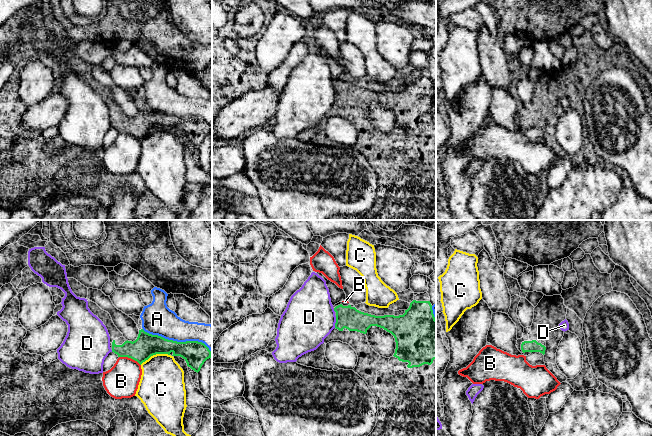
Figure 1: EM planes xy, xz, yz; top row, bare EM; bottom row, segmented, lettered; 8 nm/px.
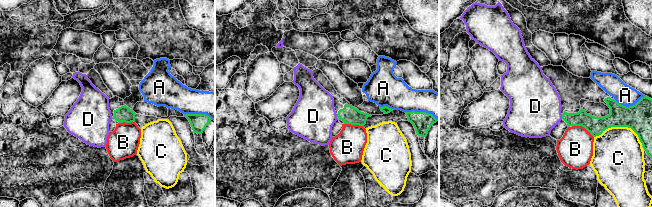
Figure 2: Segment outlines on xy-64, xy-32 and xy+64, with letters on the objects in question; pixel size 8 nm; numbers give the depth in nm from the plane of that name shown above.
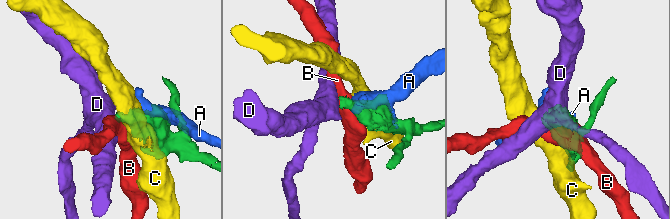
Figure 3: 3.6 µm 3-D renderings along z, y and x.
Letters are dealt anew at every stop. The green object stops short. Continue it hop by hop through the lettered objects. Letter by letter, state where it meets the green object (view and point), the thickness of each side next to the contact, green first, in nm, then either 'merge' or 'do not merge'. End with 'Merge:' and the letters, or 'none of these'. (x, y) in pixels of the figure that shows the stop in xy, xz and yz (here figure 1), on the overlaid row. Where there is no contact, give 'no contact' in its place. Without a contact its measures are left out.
A: meets green in xy at (176, 341); 200 nm thick on the green side, 260 nm on the other; do not merge
B: meets green in xy at (130, 357); 190 nm thick on the green side, 280 nm on the other; do not merge
C: meets green in xy at (154, 354); 190 nm thick on the green side, 360 nm on the other; do not merge
D: meets green in xz at (336, 322); 180 nm thick on the green side, 400 nm on the other; do not merge
Merge: none of these

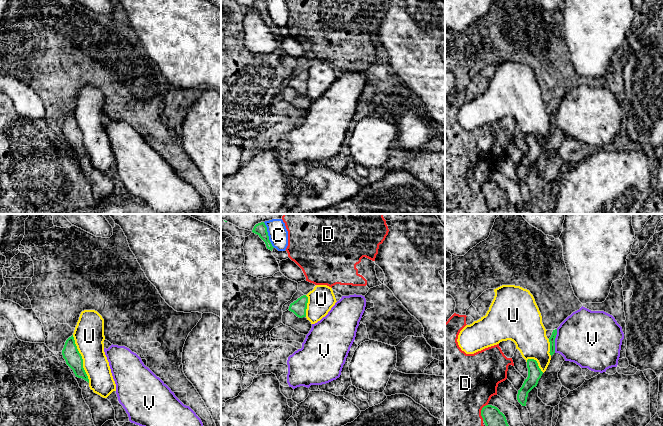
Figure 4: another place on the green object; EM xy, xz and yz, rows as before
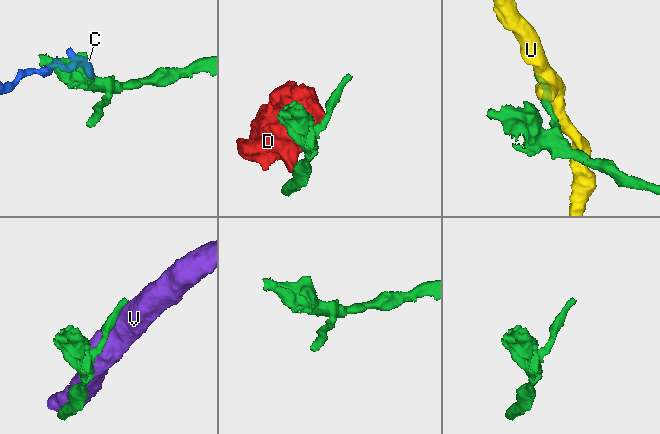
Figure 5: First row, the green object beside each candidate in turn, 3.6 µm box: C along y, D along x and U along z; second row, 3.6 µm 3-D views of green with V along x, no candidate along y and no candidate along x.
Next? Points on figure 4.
C: meets green in xz at (267, 235); 100 nm thick on the green side, 160 nm on the other; do not merge
D: meets green in yz at (481, 412); 150 nm thick on the green side, 480 nm on the other; do not merge
U: meets green in xy at (82, 359); 140 nm thick on the green side, 240 nm on the other; do not merge
V: meets green in yz at (554, 341); 50 nm thick on the green side, 420 nm on the other; do not merge
Merge: none of these

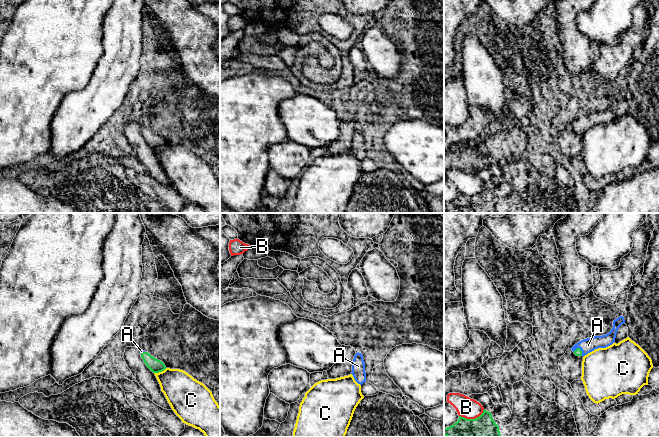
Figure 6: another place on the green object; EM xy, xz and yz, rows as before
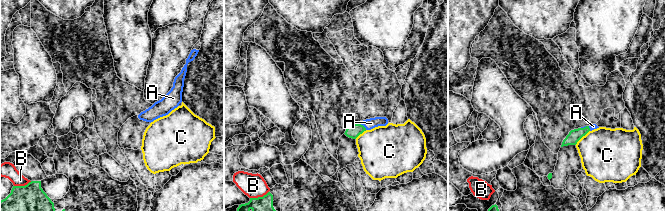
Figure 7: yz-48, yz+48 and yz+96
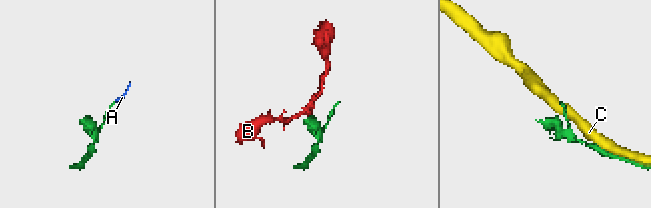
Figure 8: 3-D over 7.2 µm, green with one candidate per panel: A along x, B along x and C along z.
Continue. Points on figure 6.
A: meets green in yz at (580, 349); 60 nm thick on the green side, 120 nm on the other; merge
B: meets green in yz at (472, 419); 300 nm thick on the green side, 160 nm on the other; do not merge
C: meets green in xy at (160, 371); 110 nm thick on the green side, 280 nm on the other; do not merge
Merge: A

